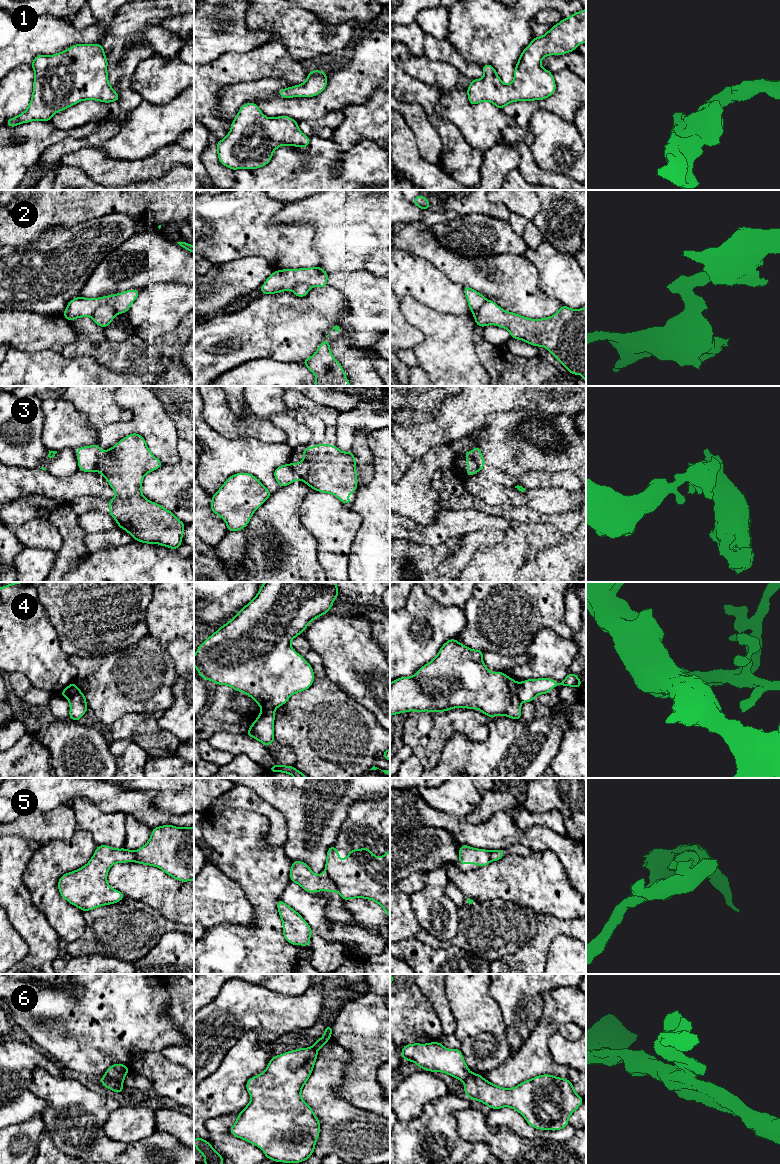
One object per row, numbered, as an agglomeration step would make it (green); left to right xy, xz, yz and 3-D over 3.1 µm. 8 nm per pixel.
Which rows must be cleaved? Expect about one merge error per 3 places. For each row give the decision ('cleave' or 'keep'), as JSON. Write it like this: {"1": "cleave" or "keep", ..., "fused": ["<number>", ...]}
{"1": "keep", "2": "cleave", "3": "cleave", "4": "cleave", "5": "cleave", "6": "cleave", "fused": ["2", "3", "4", "5", "6"]}

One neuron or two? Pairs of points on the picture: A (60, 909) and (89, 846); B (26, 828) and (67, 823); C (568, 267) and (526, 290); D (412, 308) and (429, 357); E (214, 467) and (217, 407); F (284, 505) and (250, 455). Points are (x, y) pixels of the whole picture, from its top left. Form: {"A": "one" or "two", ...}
{"A": "one", "B": "one", "C": "two", "D": "one", "E": "two", "F": "two"}

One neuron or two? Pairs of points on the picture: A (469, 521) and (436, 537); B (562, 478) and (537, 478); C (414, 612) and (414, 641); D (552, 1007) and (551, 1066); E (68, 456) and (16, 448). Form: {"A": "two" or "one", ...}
{"A": "one", "B": "one", "C": "one", "D": "one", "E": "one"}

